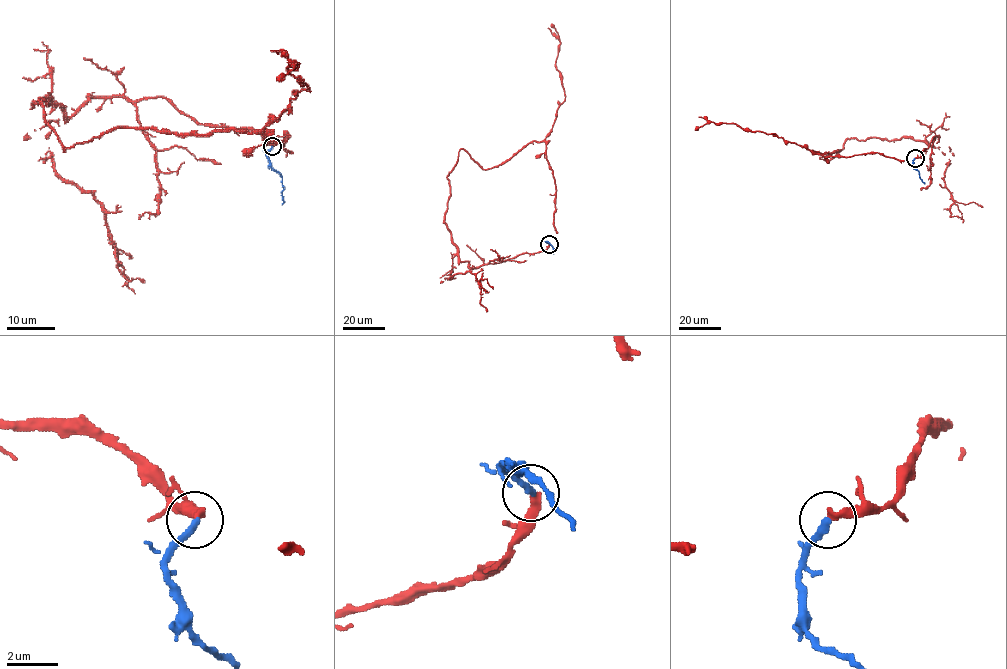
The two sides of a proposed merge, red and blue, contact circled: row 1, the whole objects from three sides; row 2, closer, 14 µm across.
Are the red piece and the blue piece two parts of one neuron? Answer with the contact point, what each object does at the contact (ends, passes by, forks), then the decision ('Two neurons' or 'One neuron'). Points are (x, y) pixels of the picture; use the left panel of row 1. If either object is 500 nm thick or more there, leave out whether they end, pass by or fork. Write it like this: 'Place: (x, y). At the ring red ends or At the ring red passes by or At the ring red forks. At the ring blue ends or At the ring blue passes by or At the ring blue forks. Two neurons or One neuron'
Place: (272, 146). At the ring red ends. At the ring blue ends. One neuron

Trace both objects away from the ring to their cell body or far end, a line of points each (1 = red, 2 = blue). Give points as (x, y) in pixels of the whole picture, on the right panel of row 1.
1: (915, 158), (939, 137), (931, 146), (851, 138), (823, 160), (840, 150), (813, 152), (729, 123), (694, 129)
2: (915, 158), (912, 166), (925, 184)

